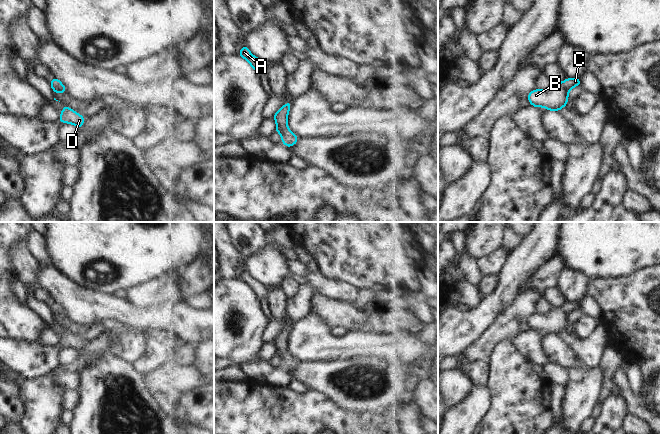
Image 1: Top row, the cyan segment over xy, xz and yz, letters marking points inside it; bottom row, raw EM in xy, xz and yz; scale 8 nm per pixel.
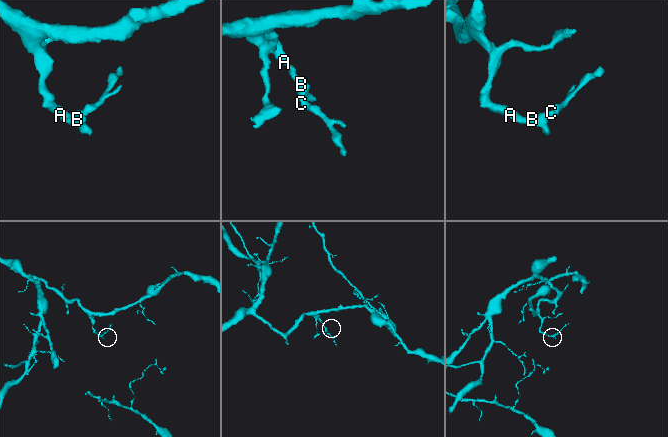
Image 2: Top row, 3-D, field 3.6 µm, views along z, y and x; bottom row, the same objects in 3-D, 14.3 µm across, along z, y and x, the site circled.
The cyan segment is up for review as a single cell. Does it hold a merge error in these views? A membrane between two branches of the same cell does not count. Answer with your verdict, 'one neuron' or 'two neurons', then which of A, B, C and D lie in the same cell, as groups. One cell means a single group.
one neuron; groups A B C D

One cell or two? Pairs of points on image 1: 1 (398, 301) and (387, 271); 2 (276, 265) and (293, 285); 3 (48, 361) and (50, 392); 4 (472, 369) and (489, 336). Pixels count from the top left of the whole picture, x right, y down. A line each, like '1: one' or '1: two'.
1: two
2: two
3: two
4: two

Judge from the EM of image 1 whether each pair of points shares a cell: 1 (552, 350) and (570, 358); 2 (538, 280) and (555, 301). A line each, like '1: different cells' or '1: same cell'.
1: same cell
2: different cells

